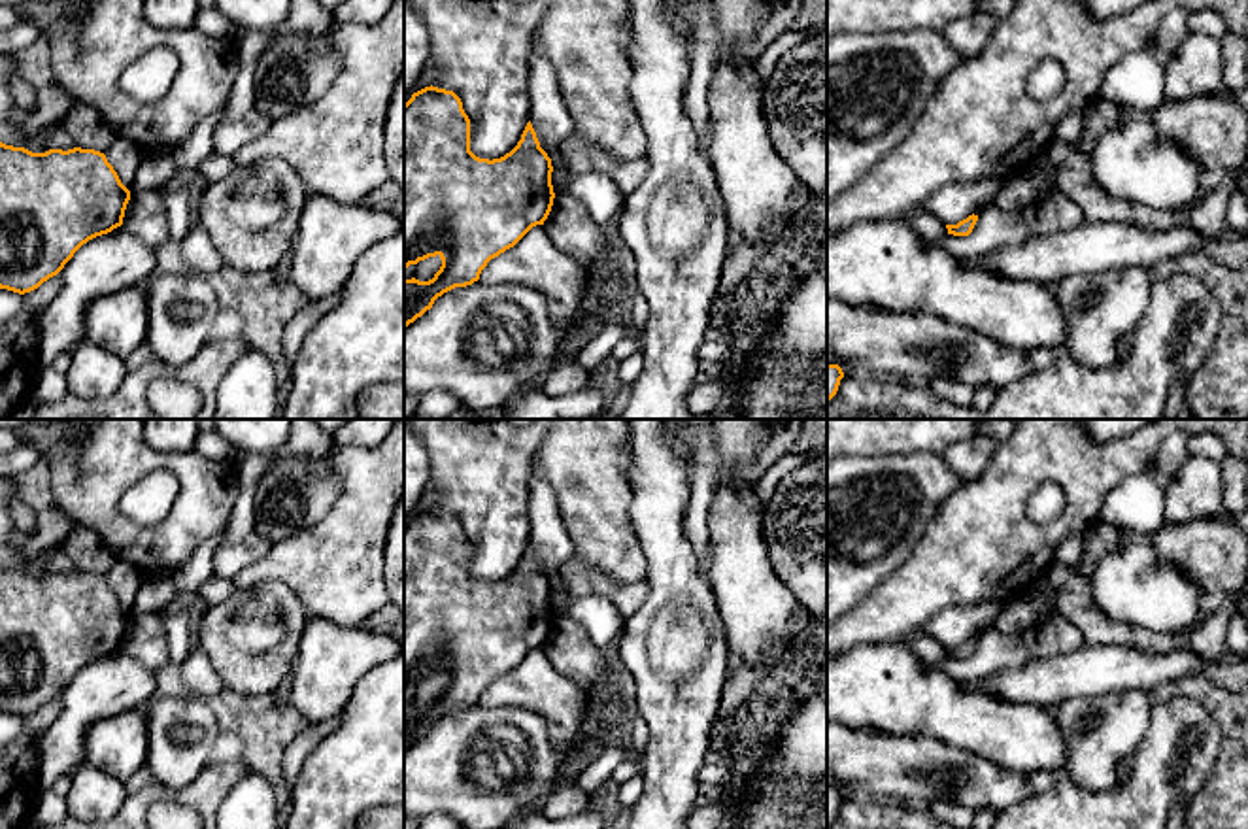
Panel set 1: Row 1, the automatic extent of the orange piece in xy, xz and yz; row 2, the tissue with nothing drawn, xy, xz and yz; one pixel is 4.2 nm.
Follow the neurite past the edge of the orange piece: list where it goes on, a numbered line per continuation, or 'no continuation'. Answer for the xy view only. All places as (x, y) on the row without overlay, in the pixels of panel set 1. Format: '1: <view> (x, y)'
no continuation

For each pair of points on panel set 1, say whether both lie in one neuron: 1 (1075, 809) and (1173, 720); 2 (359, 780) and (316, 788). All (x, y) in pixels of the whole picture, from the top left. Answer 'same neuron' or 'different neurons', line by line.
1: same neuron
2: same neuron

